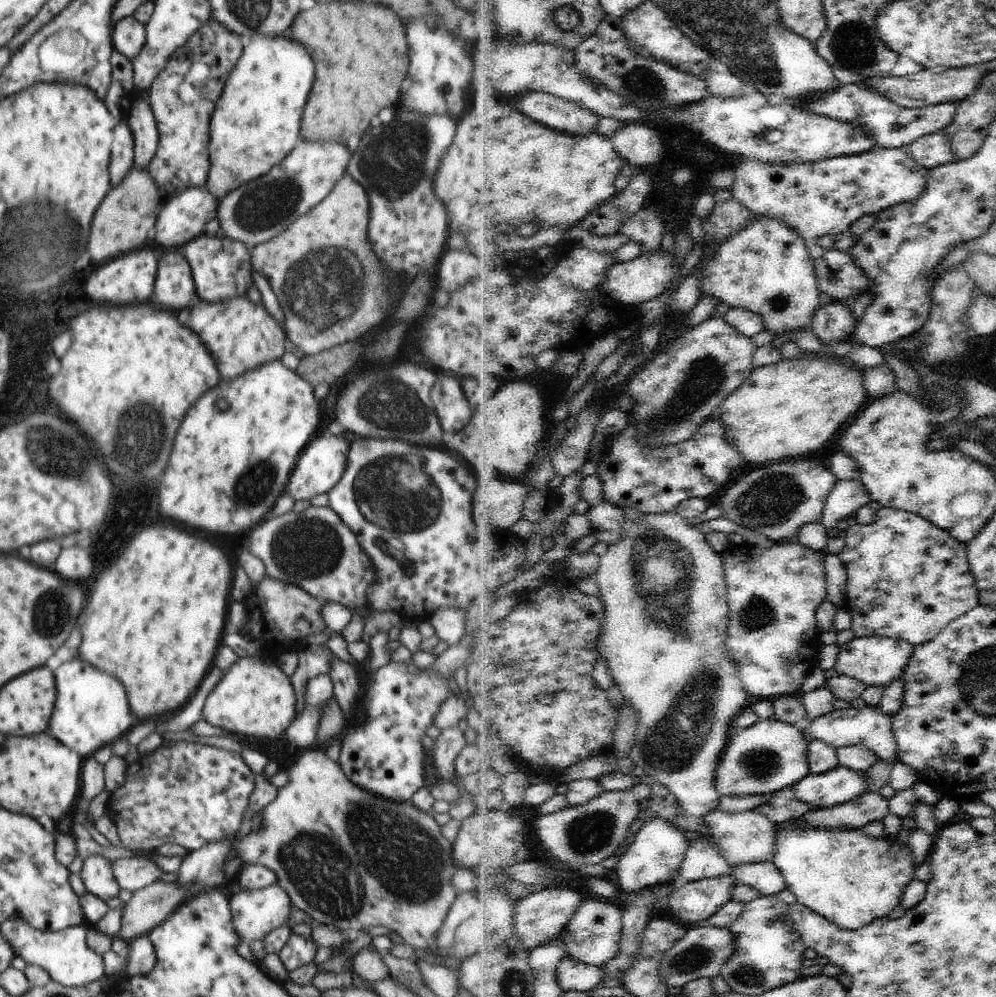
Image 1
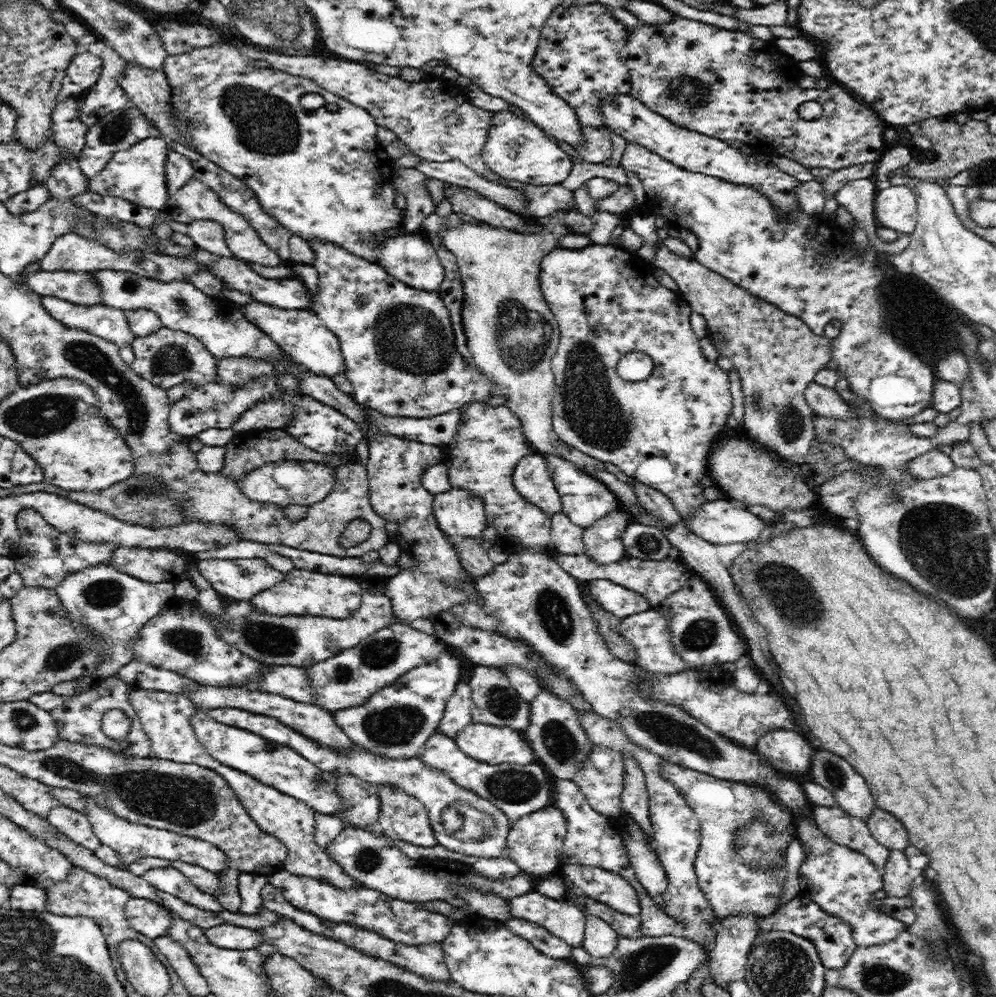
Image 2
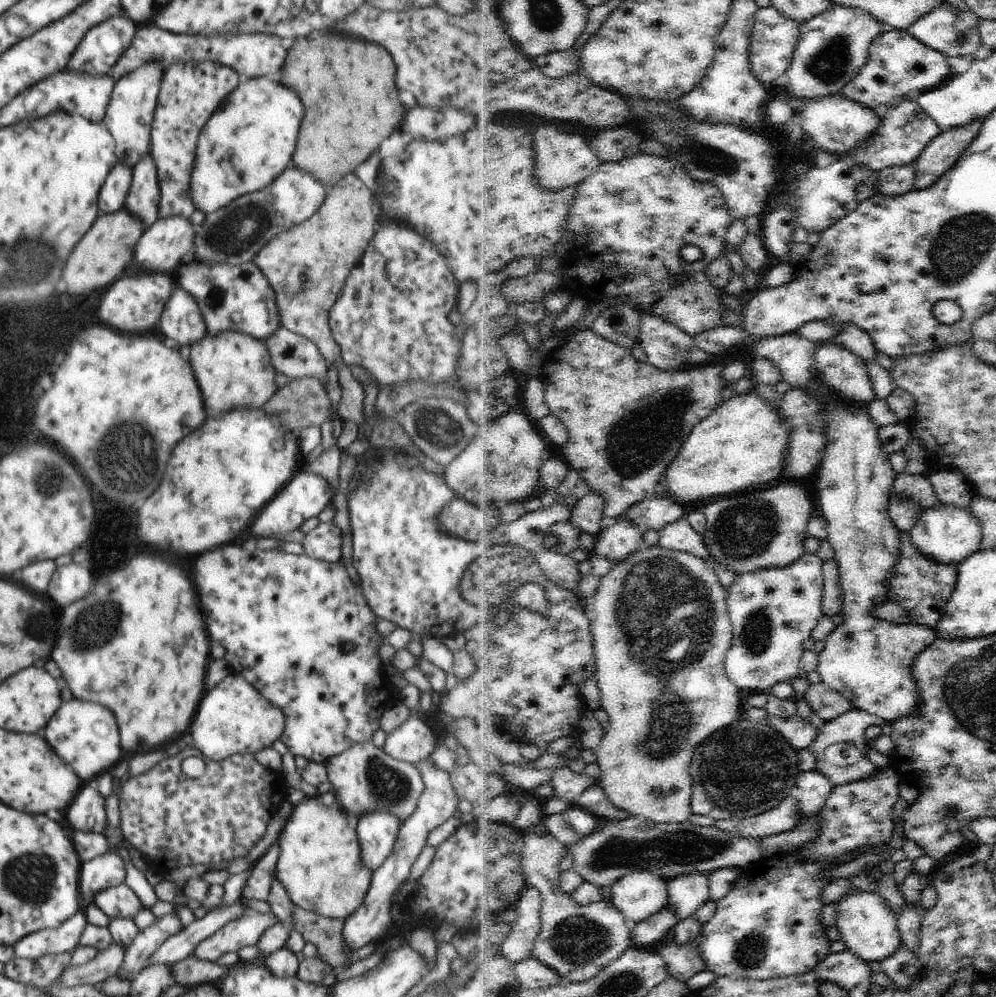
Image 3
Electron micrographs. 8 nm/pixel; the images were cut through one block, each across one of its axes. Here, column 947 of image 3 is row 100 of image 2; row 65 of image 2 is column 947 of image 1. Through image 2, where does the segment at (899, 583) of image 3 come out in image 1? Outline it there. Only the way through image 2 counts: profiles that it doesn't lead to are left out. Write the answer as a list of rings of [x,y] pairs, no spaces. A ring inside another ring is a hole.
[[[882,507],[877,514],[876,520],[871,524],[854,523],[847,527],[848,534],[846,537],[846,546],[839,554],[846,563],[849,572],[849,605],[850,608],[858,610],[854,612],[856,616],[856,624],[853,626],[856,636],[872,637],[885,636],[896,637],[897,639],[909,640],[916,647],[924,643],[929,643],[932,639],[936,639],[950,623],[956,622],[966,612],[973,611],[980,604],[980,593],[978,592],[977,579],[972,573],[968,558],[968,545],[962,544],[957,537],[950,536],[946,529],[938,528],[933,521],[926,520],[925,517],[918,513],[913,513],[904,509],[894,507]]]

